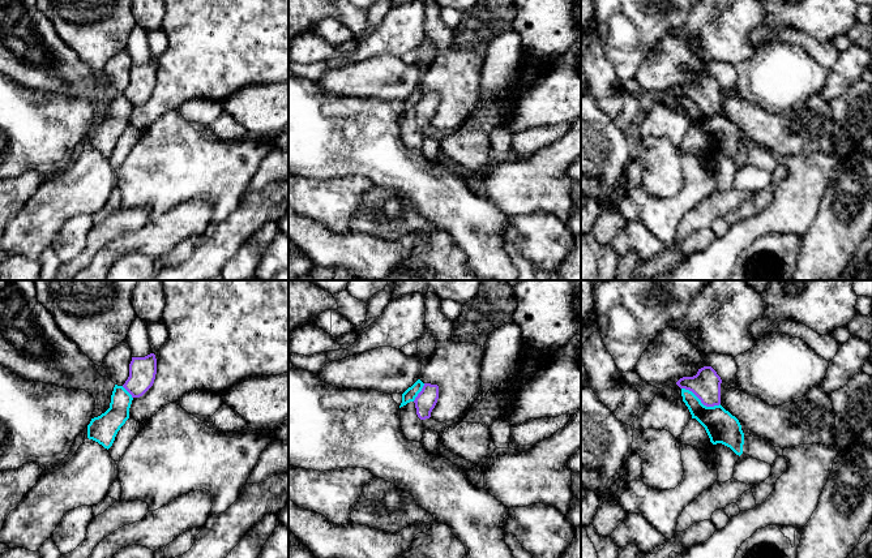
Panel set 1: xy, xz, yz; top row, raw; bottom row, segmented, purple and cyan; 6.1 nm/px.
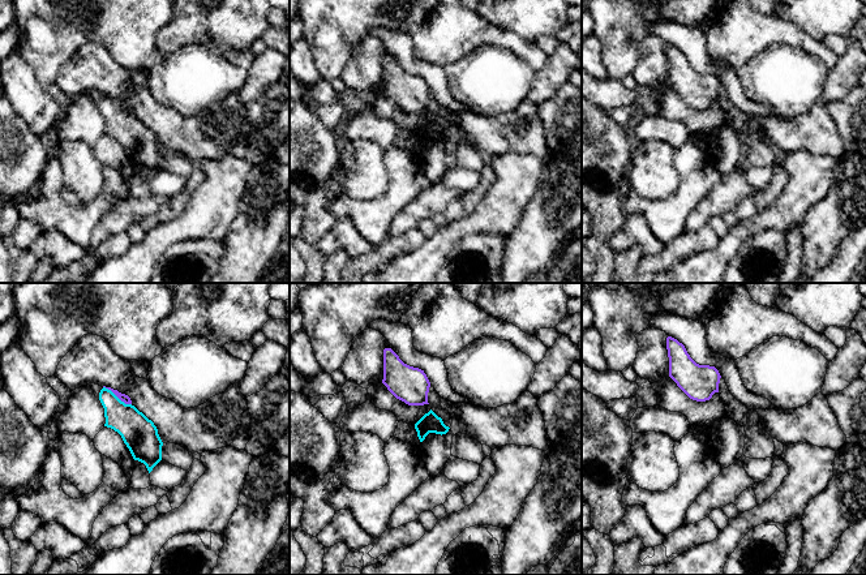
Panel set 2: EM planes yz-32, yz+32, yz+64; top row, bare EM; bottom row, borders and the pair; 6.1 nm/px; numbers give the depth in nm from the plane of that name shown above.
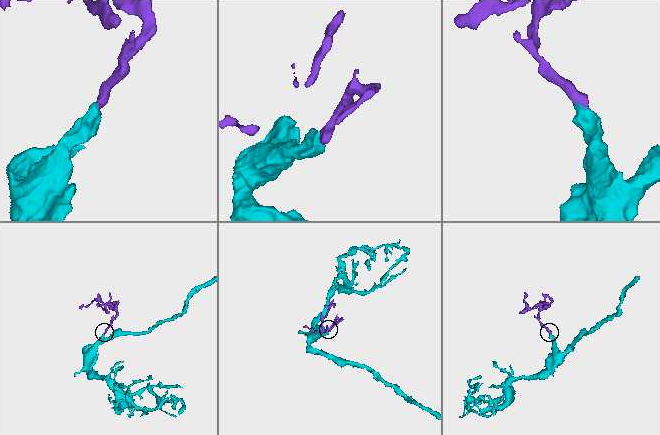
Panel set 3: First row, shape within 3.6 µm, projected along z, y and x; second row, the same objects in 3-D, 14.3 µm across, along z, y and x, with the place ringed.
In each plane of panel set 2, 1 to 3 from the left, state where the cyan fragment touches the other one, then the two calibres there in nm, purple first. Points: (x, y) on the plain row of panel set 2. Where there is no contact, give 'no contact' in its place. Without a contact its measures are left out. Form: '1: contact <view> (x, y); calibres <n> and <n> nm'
1: contact yz-32 (118, 104); calibres 50 and 200 nm
2: no contact
3: no contact

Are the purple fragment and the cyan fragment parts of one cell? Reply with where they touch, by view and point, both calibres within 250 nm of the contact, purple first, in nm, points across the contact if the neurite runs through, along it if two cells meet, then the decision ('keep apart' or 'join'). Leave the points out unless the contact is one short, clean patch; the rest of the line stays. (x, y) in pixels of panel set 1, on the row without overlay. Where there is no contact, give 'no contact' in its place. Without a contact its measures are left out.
yz (701, 110) | 180/190 nm | along yz (682, 95), (691, 99), (706, 114), (719, 112) | keep apart

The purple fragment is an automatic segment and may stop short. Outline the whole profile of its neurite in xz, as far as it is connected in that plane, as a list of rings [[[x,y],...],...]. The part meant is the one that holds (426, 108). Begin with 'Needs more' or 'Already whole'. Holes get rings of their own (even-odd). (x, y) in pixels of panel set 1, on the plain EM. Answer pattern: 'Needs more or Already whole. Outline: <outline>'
Already whole. Outline: [[[424,91],[422,99],[415,106],[416,123],[420,128],[431,125],[431,120],[435,116],[439,107],[439,94]]]

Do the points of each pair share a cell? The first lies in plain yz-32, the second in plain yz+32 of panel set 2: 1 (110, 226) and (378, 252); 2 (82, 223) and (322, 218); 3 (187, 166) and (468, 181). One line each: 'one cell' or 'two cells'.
1: two cells
2: two cells
3: two cells

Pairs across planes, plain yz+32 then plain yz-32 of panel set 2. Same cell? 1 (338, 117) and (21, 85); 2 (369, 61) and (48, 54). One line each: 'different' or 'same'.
1: same
2: different

